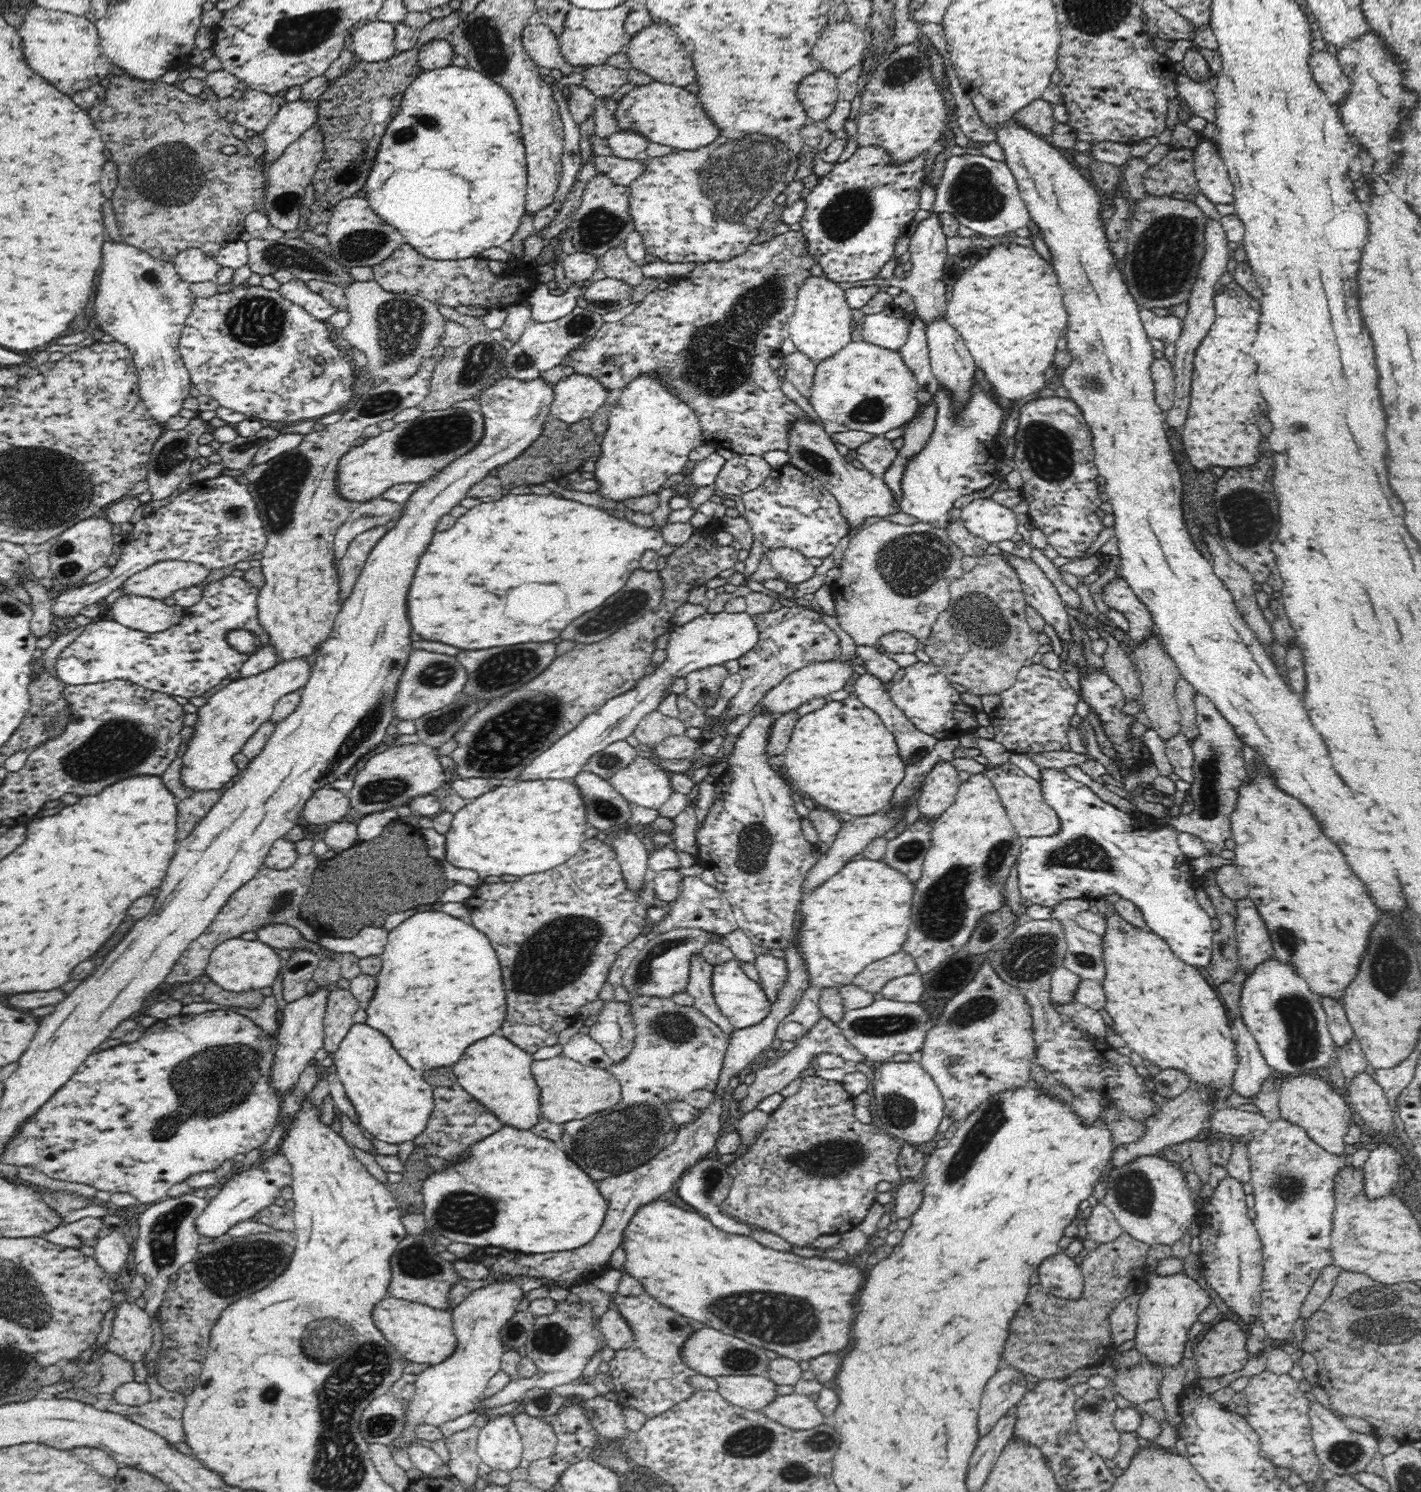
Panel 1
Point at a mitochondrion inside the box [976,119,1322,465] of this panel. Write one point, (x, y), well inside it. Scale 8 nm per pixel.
(1163, 253)

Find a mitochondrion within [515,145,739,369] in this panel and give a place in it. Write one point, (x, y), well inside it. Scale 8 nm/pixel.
(600, 226)

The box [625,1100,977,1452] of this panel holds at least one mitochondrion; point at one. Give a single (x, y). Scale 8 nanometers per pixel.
(773, 1318)

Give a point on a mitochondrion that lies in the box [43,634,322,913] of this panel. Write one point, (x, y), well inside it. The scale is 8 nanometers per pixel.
(118, 747)

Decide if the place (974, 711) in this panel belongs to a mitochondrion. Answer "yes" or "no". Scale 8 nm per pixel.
no

